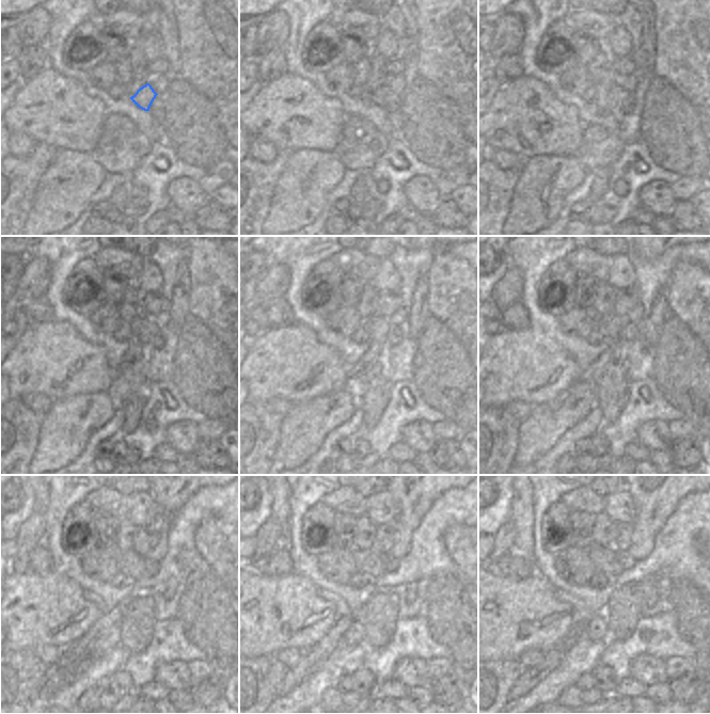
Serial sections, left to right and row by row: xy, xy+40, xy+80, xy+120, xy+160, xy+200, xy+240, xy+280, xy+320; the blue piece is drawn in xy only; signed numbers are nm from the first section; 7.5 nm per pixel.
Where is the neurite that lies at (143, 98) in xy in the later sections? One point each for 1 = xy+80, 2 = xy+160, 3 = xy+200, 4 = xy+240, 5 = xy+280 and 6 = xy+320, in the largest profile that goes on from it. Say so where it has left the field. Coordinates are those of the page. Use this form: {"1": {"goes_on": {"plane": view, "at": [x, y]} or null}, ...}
{"1": {"goes_on": {"plane": "xy+80", "at": [617, 95]}}, "2": {"goes_on": {"plane": "xy+160", "at": [377, 327]}}, "3": {"goes_on": {"plane": "xy+200", "at": [613, 324]}}, "4": {"goes_on": {"plane": "xy+240", "at": [128, 561]}}, "5": {"goes_on": {"plane": "xy+280", "at": [368, 561]}}, "6": {"goes_on": {"plane": "xy+320", "at": [604, 559]}}}

